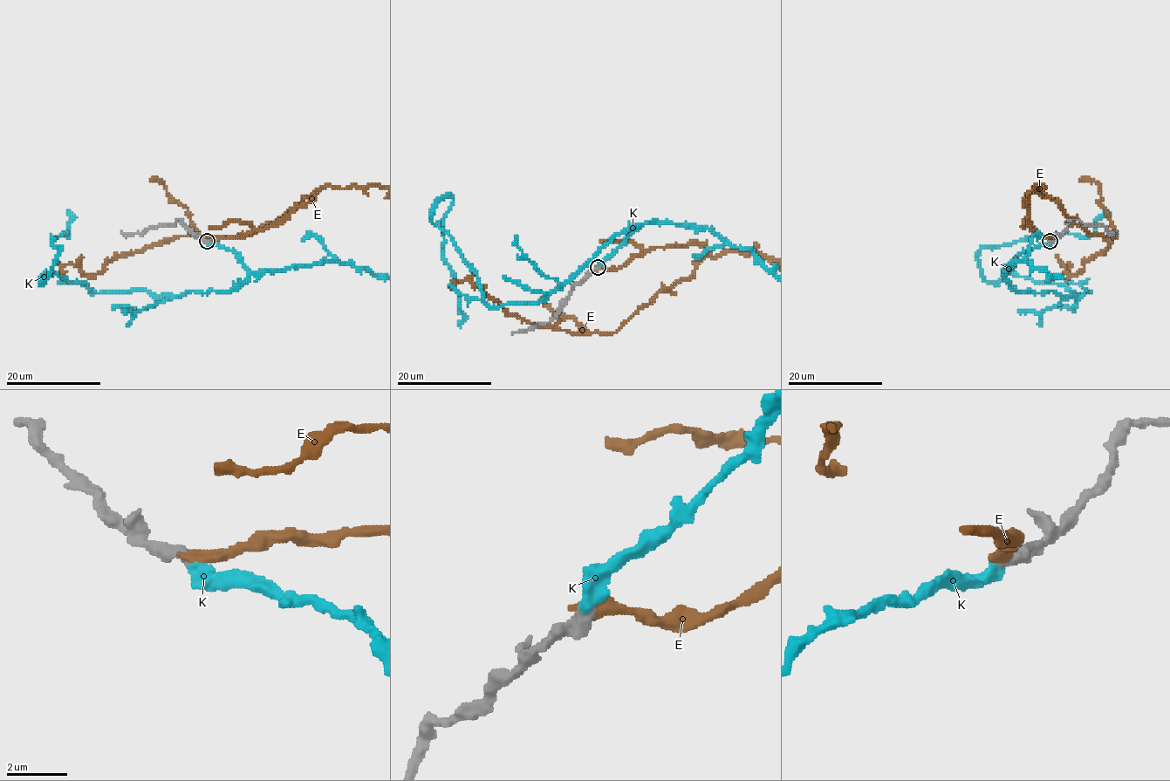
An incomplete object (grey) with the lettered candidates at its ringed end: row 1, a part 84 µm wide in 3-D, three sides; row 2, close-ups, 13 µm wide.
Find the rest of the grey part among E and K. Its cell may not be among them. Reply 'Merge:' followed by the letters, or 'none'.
Merge: K

